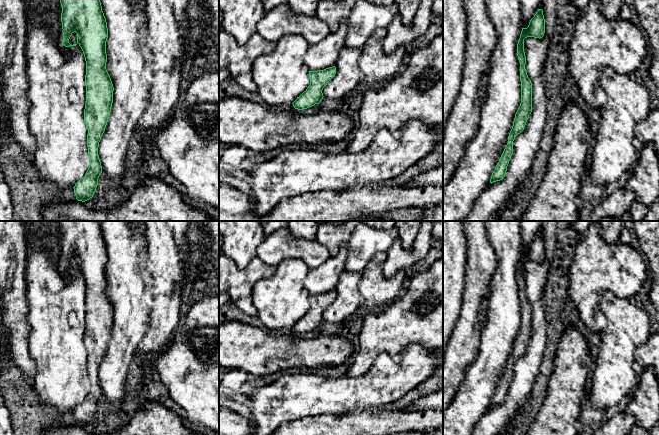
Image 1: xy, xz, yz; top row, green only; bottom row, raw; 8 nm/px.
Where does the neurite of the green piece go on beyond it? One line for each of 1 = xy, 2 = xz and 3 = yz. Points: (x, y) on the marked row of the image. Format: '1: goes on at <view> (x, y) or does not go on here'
1: does not go on here
2: does not go on here
3: does not go on here

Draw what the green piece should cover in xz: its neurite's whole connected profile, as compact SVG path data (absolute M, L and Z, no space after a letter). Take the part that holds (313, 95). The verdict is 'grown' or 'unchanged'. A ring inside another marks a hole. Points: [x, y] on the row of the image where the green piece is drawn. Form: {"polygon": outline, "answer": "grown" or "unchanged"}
{"polygon": "M329 67L324 70L309 71L310 85L292 103L295 109L302 110L319 104L323 99L323 88L335 76L336 67Z", "answer": "unchanged"}

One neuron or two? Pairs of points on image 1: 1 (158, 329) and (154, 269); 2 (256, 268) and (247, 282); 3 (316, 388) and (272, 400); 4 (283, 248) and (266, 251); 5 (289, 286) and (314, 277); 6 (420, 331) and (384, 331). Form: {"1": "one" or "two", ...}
{"1": "one", "2": "one", "3": "one", "4": "one", "5": "two", "6": "one"}

